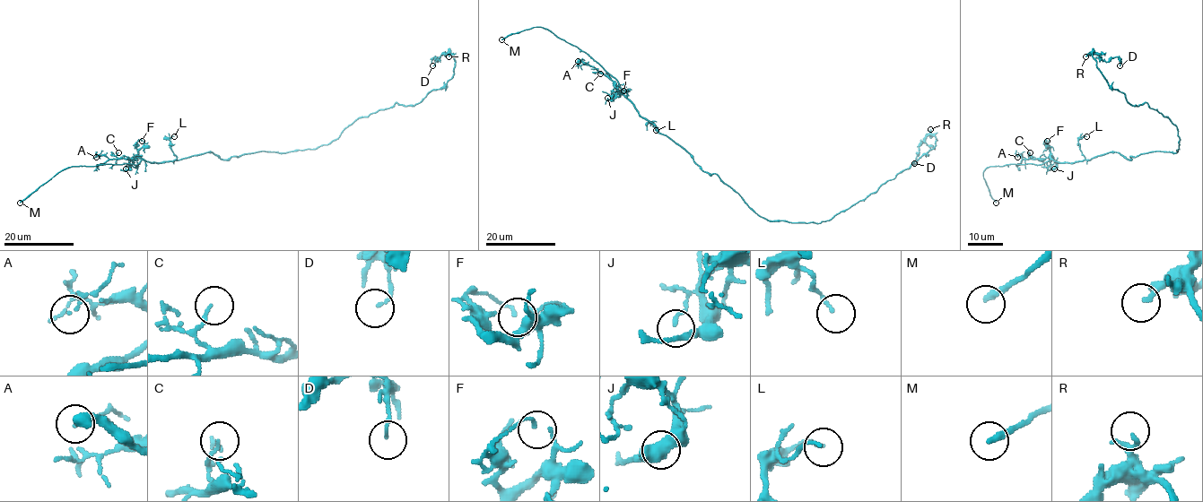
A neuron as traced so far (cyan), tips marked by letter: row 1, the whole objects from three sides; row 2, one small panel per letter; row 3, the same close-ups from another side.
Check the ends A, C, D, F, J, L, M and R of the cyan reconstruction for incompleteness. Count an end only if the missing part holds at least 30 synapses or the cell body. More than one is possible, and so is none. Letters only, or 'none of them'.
M

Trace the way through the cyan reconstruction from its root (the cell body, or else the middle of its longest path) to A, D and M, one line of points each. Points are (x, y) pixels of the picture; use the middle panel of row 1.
A: (740, 196), (715, 173), (704, 172), (689, 153), (645, 120), (616, 91), (610, 79), (578, 61)
D: (740, 196), (771, 221), (819, 222), (864, 200), (907, 168), (935, 145), (933, 134), (919, 146), (914, 163)
M: (740, 196), (645, 120), (619, 82), (583, 51), (542, 27), (501, 39)

